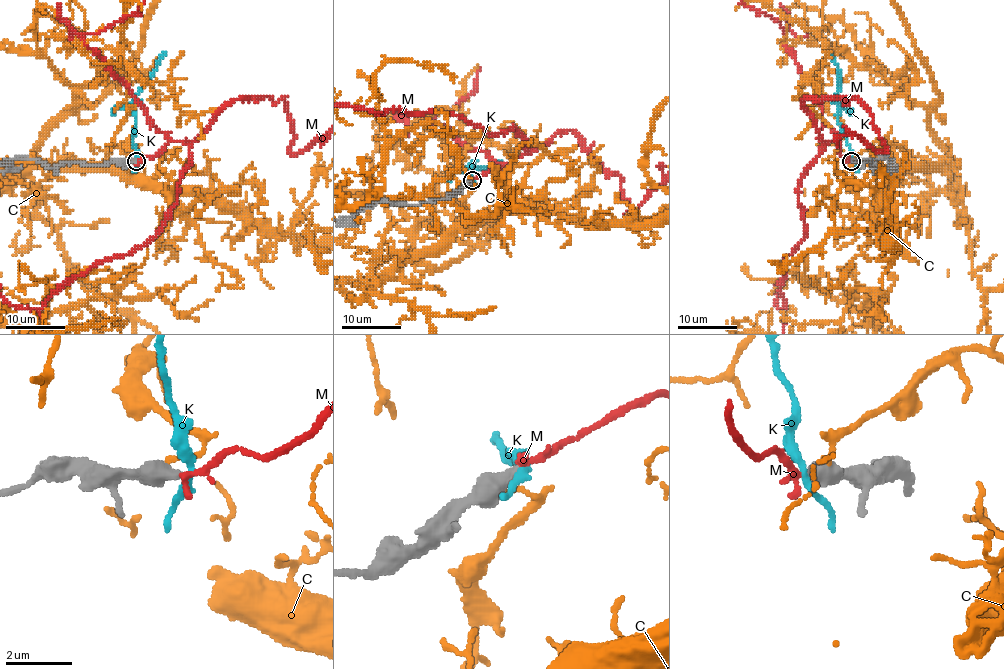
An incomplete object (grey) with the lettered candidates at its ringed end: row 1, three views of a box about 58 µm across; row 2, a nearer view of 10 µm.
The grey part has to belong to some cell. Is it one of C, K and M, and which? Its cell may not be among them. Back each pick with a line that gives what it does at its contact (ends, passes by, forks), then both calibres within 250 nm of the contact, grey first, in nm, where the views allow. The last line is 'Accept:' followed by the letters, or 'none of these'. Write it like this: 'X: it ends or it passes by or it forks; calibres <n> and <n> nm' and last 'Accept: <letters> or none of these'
M: it ends; calibres 460 and 240 nm
Accept: M

